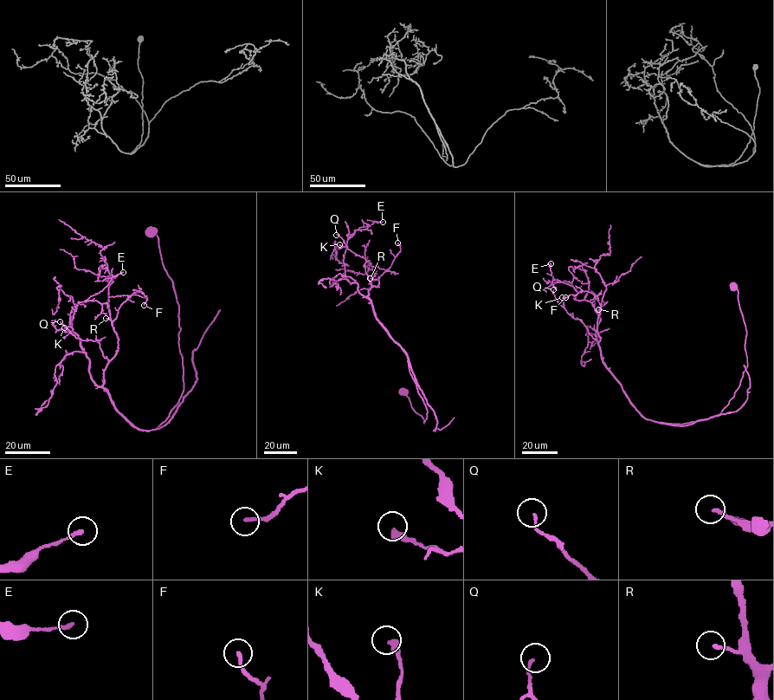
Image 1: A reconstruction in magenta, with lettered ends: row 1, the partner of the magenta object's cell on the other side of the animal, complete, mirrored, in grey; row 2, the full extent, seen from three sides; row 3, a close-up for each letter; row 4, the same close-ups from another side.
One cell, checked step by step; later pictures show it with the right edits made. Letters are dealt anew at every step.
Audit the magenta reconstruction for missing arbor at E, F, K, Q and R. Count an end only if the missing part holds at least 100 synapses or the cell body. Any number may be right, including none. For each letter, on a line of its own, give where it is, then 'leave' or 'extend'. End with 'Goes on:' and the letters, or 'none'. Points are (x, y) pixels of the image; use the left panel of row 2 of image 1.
E: place (123, 272); leave
F: place (144, 305); leave
K: place (64, 327); leave
Q: place (60, 321); leave
R: place (106, 318); leave
Goes on: none

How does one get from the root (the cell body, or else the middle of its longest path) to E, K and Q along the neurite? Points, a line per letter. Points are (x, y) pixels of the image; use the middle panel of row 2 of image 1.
E: (403, 391), (423, 424), (427, 410), (407, 353), (345, 275), (349, 236), (383, 222)
K: (403, 391), (423, 424), (427, 410), (407, 354), (377, 320), (368, 297), (371, 285), (366, 260), (339, 244)
Q: (403, 391), (423, 424), (427, 410), (407, 354), (377, 320), (368, 297), (371, 285), (366, 260), (336, 235)

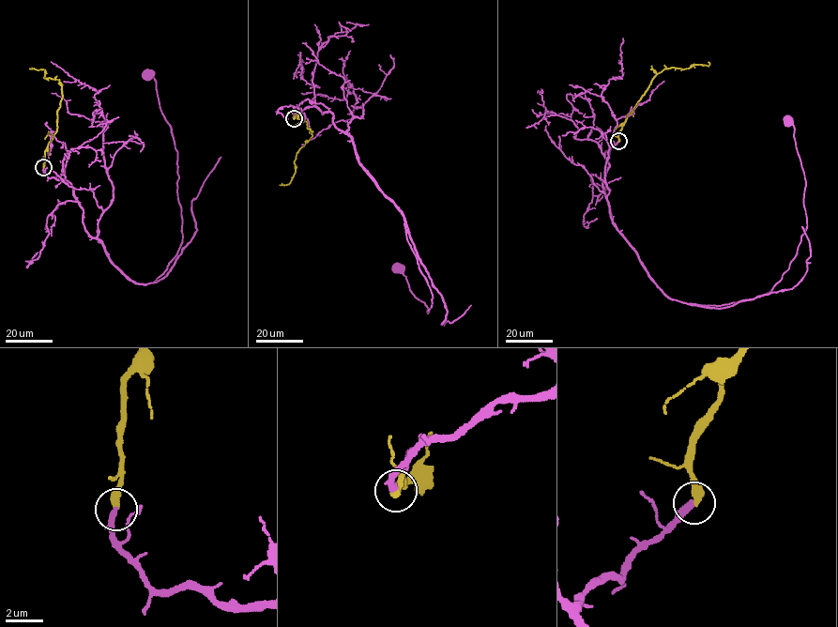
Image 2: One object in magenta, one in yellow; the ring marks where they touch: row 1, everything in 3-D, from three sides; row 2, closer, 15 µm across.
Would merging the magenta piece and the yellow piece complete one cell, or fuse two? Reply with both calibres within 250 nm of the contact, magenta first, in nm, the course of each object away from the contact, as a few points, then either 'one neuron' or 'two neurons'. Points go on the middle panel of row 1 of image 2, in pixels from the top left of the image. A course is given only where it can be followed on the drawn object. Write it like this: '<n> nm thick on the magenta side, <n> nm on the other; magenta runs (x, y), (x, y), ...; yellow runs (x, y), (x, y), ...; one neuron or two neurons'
320 nm thick on the magenta side, 440 nm on the other; magenta runs (294, 118), (307, 107), (331, 113), (362, 166), (402, 212), (432, 295), (427, 313), (398, 267); yellow runs (294, 118), (295, 115), (307, 121), (312, 135), (297, 154), (292, 179), (288, 184), (279, 185); one neuron

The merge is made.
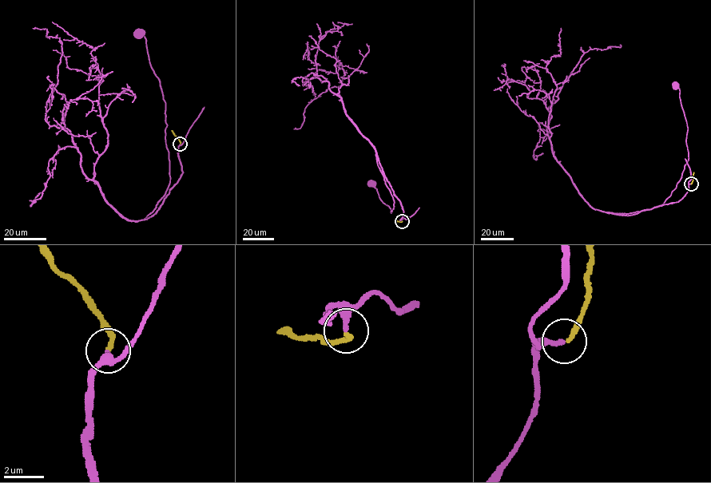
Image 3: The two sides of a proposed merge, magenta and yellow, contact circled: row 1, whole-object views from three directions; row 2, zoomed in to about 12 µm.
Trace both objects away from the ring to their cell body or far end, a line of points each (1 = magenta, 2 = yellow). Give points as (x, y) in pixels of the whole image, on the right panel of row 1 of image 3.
1: (691, 184), (677, 202), (629, 215), (612, 213), (662, 203), (681, 177), (689, 158), (688, 129), (674, 87)
2: (691, 184), (693, 172)

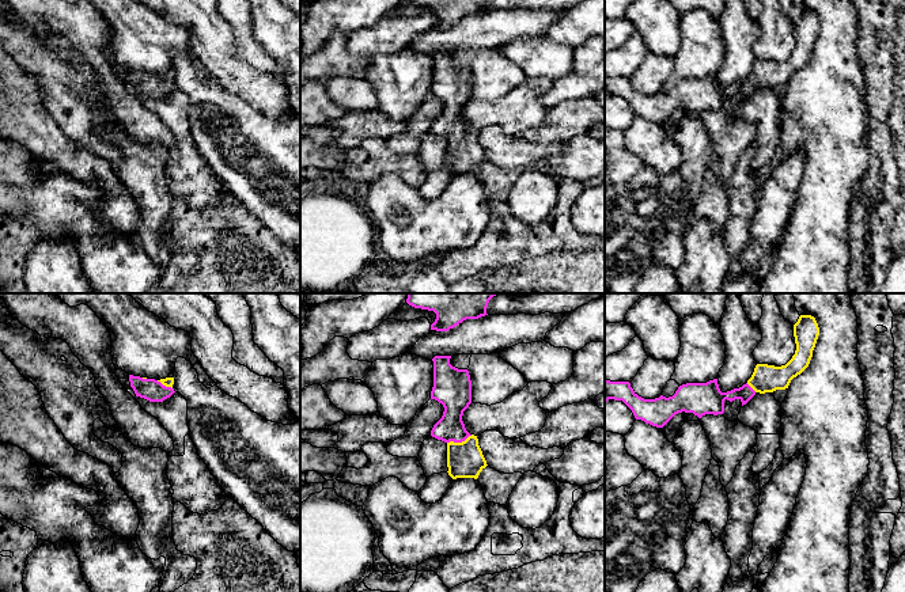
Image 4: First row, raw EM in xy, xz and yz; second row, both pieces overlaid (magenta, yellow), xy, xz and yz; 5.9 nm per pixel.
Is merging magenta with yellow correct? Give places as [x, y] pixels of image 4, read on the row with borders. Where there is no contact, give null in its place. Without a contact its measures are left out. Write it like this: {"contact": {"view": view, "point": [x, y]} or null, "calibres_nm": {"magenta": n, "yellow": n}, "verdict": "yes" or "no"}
{"contact": {"view": "xz", "point": [459, 441]}, "calibres_nm": {"magenta": 170, "yellow": 220}, "verdict": "yes"}

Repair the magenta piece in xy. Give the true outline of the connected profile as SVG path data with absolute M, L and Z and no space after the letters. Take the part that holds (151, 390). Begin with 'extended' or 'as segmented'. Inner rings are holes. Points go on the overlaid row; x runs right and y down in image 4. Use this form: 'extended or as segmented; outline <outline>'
extended; outline M129 375L129 382L136 396L144 398L149 402L163 402L175 392L173 388L174 377L155 380Z

